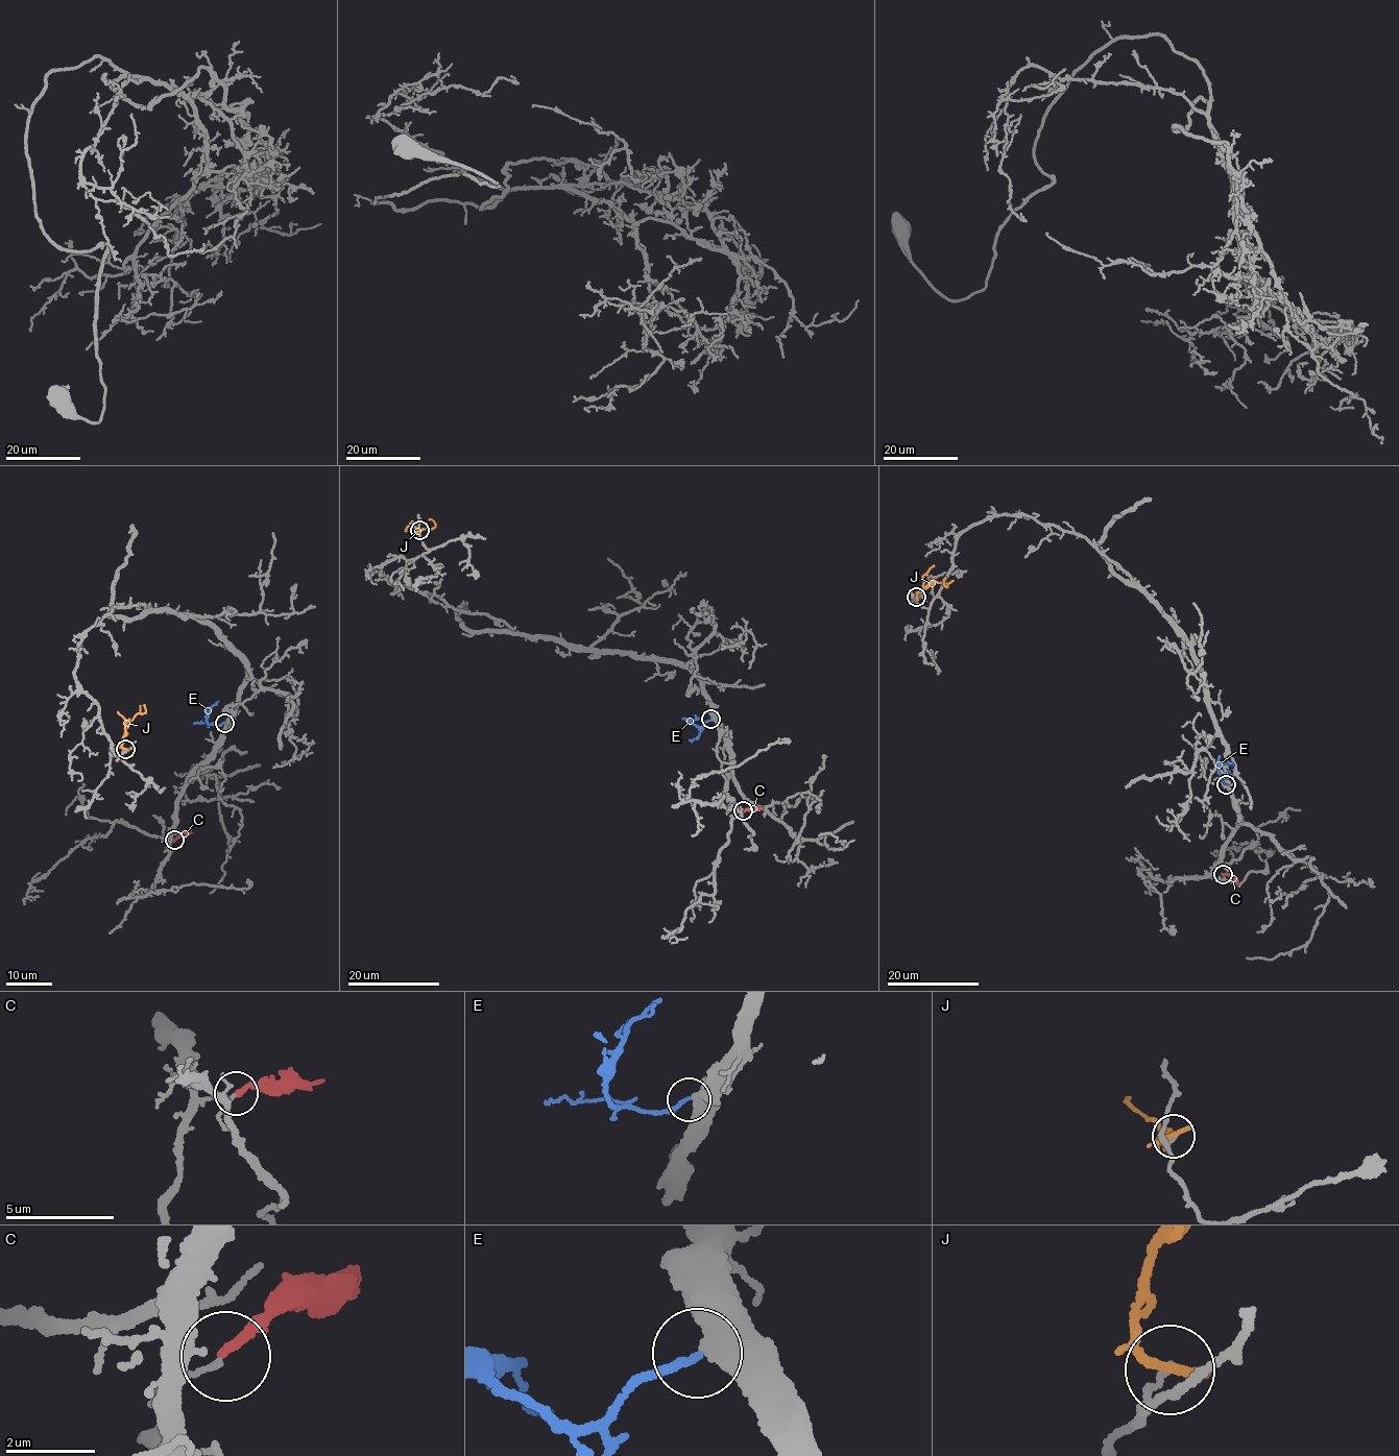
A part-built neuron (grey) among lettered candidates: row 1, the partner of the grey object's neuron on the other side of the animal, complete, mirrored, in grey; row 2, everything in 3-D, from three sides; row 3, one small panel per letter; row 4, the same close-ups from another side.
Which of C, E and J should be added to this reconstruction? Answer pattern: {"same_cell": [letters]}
{"same_cell": ["E"]}

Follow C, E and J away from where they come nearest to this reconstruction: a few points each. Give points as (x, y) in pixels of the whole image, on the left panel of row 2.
C: (174, 840), (191, 832)
E: (223, 722), (217, 725), (207, 722), (213, 705), (218, 701)
J: (125, 749), (122, 746), (127, 721), (145, 711), (143, 705)

